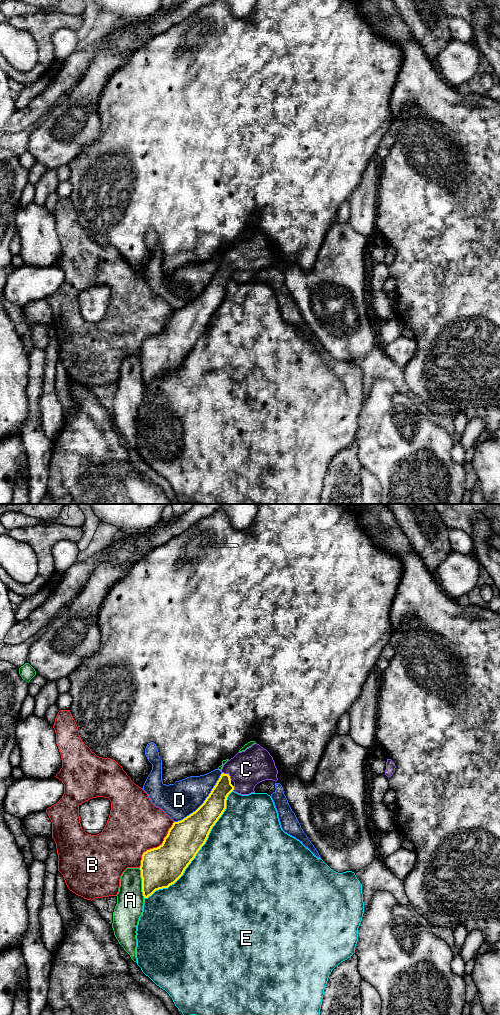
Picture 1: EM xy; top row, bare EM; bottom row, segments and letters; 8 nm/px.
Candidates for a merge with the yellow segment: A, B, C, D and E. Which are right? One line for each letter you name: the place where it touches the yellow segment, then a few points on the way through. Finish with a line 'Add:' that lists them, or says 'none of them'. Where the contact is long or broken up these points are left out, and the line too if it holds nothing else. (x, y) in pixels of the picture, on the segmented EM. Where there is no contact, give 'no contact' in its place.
C: contact xy (227, 774); way xy (216, 801), (223, 788), (227, 774), (233, 769), (246, 769)
Add: C

